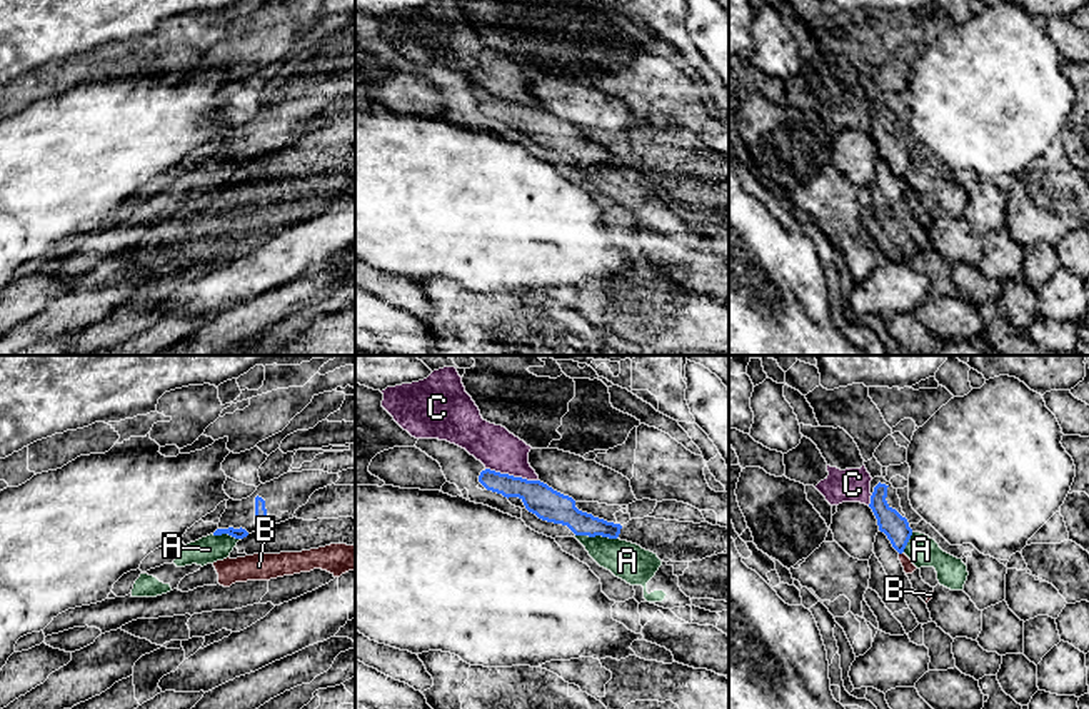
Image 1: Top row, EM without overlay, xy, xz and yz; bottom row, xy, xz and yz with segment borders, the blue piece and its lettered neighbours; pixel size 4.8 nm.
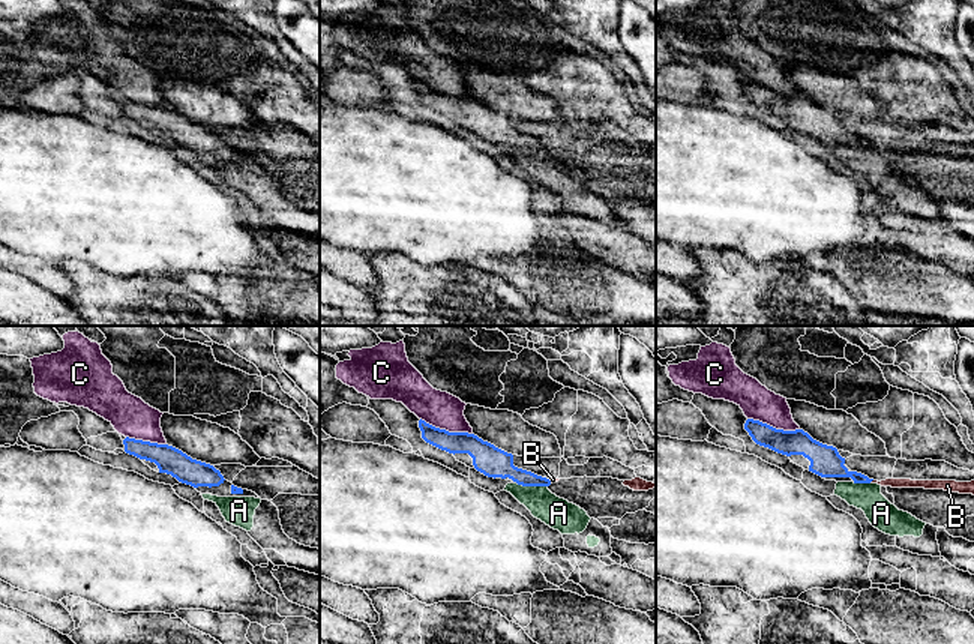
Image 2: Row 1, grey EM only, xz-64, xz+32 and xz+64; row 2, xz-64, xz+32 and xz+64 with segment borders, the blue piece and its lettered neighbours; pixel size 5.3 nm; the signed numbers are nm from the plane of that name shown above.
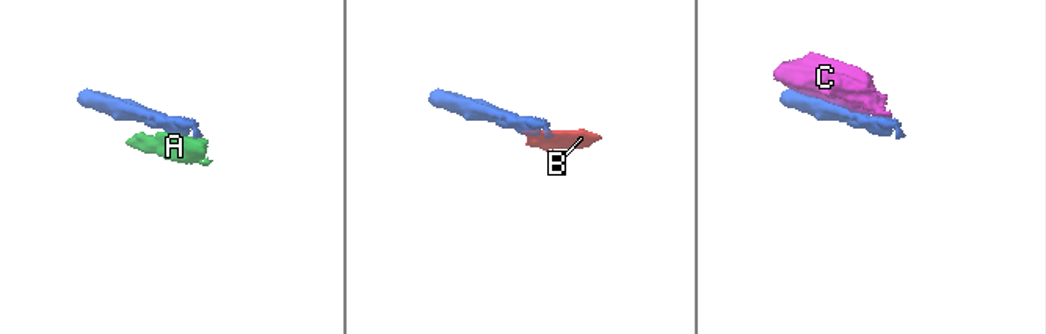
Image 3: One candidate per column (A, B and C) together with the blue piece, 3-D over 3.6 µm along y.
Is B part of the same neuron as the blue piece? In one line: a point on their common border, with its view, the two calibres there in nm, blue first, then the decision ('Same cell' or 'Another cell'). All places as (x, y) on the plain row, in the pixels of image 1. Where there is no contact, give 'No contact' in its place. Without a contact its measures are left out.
Touches blue at yz (901, 179). Thickness 120 nm (blue) against 60 nm. Another cell

